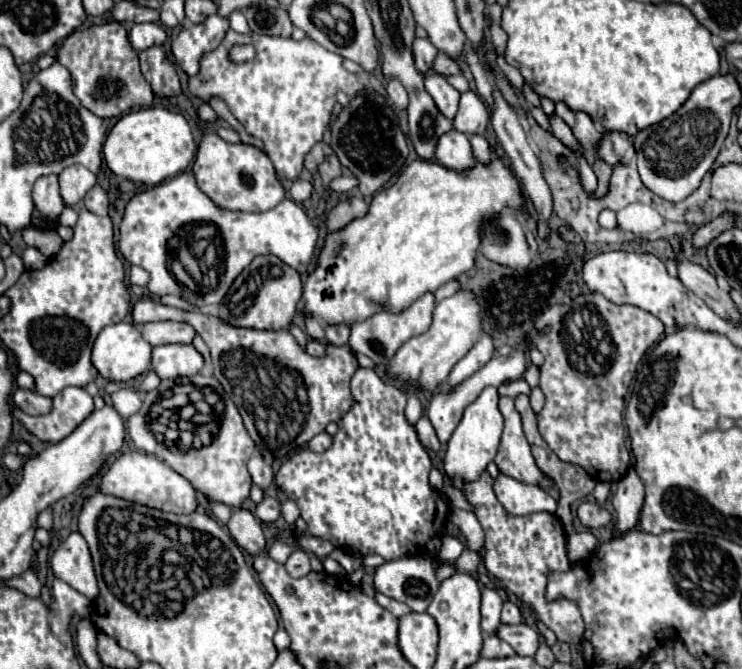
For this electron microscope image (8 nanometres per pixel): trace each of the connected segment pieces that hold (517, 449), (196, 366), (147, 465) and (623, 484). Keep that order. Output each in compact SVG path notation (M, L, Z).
M500 397L498 405L504 417L504 431L502 431L502 439L494 463L498 465L500 473L516 481L524 481L526 485L540 485L542 489L552 489L554 487L552 477L544 477L544 473L540 473L530 453L530 445L522 433L520 415L514 409L514 399Z
M160 345L152 349L152 371L160 379L192 377L200 373L204 361L192 345Z
M130 451L130 453L122 453L112 465L110 469L104 473L102 483L100 483L100 491L138 503L138 505L146 505L146 507L154 507L160 511L168 511L168 513L176 513L176 515L188 515L194 513L198 507L196 501L196 491L194 487L174 469L170 469L162 459L148 455L144 451Z
M630 469L620 481L618 489L612 497L614 509L618 513L618 523L614 529L614 535L622 535L624 531L632 529L638 523L640 509L644 503L644 483L636 475L634 469Z

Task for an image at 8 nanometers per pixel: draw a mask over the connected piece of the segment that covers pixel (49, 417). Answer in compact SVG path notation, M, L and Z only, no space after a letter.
M82 387L62 389L52 399L52 411L46 415L26 415L16 411L14 415L22 421L22 425L40 441L60 443L68 437L90 413L94 411L92 397Z

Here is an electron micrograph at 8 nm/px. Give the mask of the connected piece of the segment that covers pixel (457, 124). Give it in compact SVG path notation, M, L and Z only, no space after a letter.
M468 91L460 97L460 107L454 117L454 129L466 135L484 135L488 125L488 109L484 101Z

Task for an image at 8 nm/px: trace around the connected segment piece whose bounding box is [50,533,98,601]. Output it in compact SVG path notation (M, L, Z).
M70 533L70 537L54 551L50 565L54 575L66 581L72 589L86 595L90 601L98 597L92 557L80 533Z

